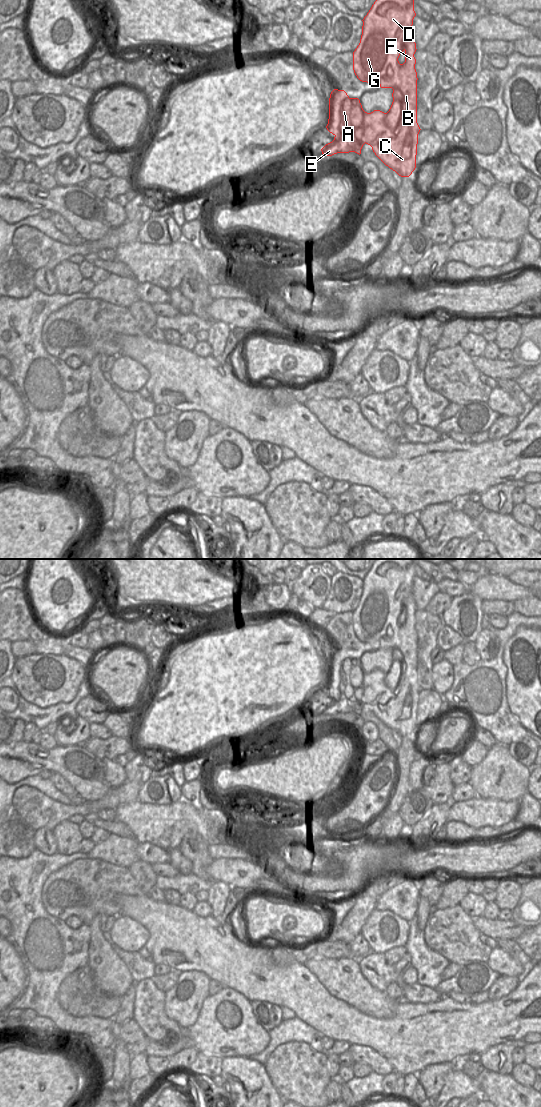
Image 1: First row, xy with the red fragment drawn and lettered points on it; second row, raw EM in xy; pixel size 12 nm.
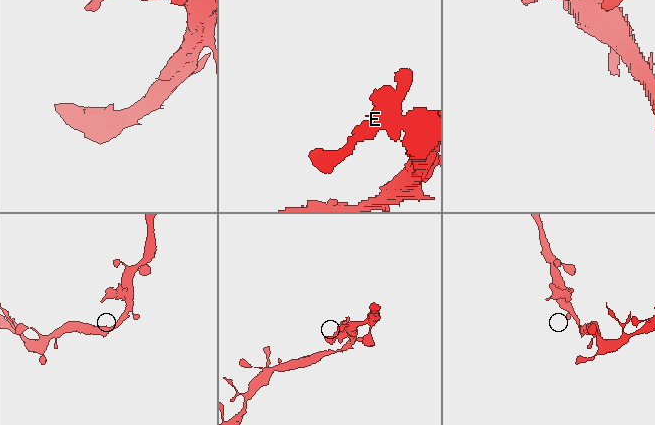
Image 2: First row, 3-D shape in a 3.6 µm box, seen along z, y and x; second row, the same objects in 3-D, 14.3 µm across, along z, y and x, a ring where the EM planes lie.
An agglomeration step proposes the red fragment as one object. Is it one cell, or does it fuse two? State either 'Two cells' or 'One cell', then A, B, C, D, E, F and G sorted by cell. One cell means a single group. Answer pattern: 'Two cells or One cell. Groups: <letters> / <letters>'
Two cells. Groups: A E / B C D F G

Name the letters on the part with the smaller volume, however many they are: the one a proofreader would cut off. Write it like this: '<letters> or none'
A, E

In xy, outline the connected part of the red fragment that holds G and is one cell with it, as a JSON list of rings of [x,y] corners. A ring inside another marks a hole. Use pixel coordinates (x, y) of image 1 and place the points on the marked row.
[[[376,0],[374,4],[372,5],[371,9],[367,13],[367,15],[364,17],[363,26],[362,26],[362,35],[360,39],[360,43],[353,52],[353,70],[357,78],[362,82],[367,82],[369,84],[375,84],[379,83],[381,88],[392,88],[393,93],[393,102],[392,105],[387,113],[384,113],[380,110],[374,110],[371,113],[367,113],[364,111],[364,137],[361,140],[364,144],[368,144],[372,147],[373,152],[375,155],[390,169],[395,171],[399,176],[401,177],[409,177],[412,172],[416,168],[416,155],[417,155],[417,144],[418,144],[418,134],[420,132],[420,127],[417,123],[417,72],[415,69],[416,59],[414,57],[414,54],[416,52],[416,43],[414,41],[413,35],[412,35],[412,25],[413,25],[413,19],[416,16],[416,13],[414,11],[414,0]],[[402,52],[405,52],[405,62],[403,64],[400,64],[398,61],[398,58]]]

